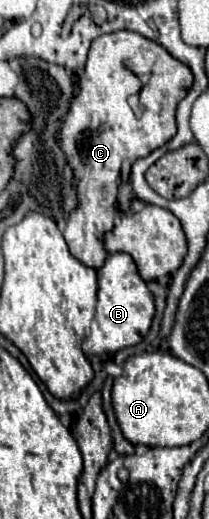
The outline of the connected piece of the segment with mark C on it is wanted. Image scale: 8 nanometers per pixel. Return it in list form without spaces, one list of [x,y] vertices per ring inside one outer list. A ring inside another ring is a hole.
[[[115,31],[115,33],[107,33],[101,35],[97,39],[93,39],[91,49],[89,49],[89,57],[85,63],[83,73],[77,79],[77,91],[73,93],[73,97],[69,99],[69,107],[67,107],[67,115],[59,127],[59,131],[55,133],[55,139],[63,151],[63,155],[67,157],[67,163],[73,169],[75,175],[75,195],[77,195],[77,207],[73,213],[69,213],[67,227],[63,231],[65,241],[69,245],[69,251],[83,261],[85,265],[99,269],[107,257],[105,249],[103,249],[103,233],[107,233],[109,229],[113,229],[115,223],[115,215],[117,215],[117,187],[119,187],[119,179],[121,179],[121,165],[123,161],[135,163],[137,159],[147,157],[151,151],[159,149],[161,145],[165,145],[175,133],[175,109],[177,103],[187,95],[189,87],[193,83],[193,73],[187,65],[183,65],[181,61],[173,59],[161,45],[157,45],[155,41],[135,33],[135,31]],[[143,73],[151,73],[151,79],[143,84],[140,78]],[[139,93],[141,105],[145,107],[143,117],[135,117],[127,97]]]

